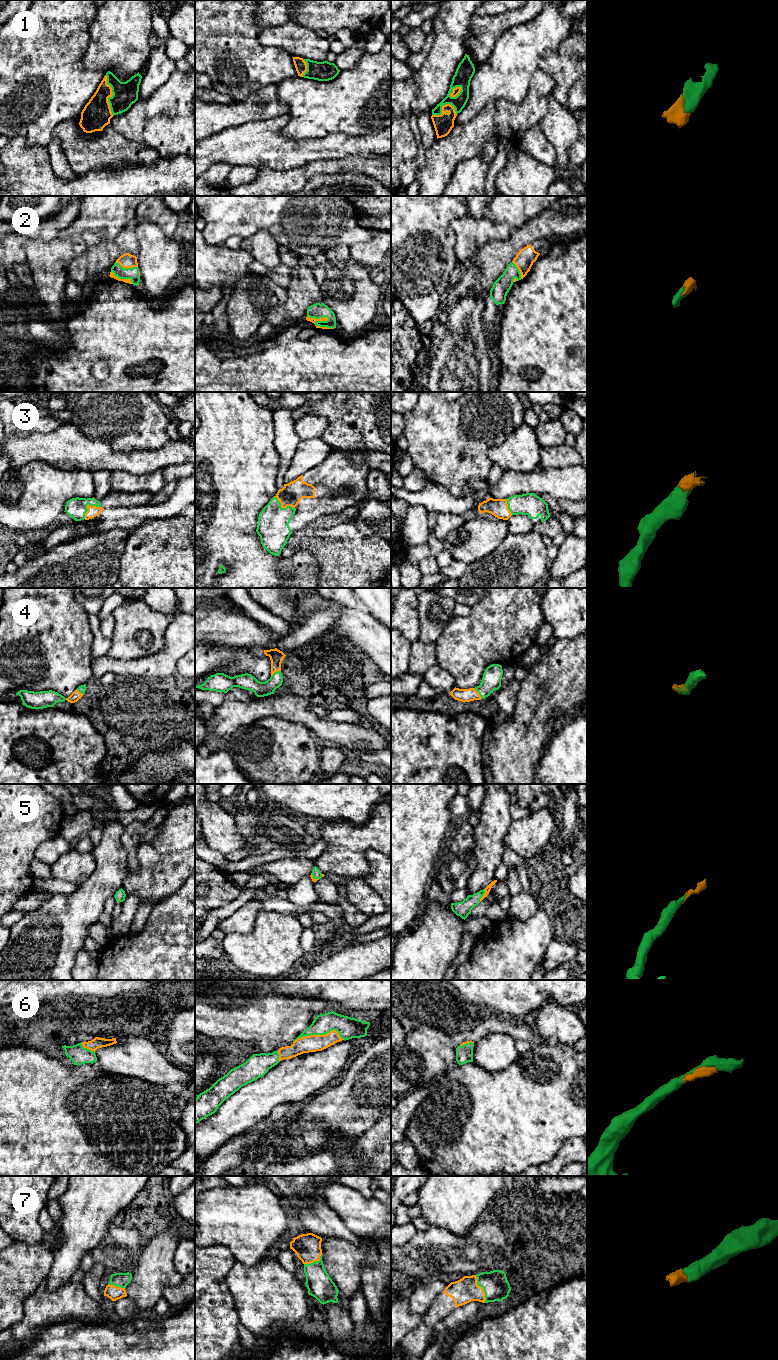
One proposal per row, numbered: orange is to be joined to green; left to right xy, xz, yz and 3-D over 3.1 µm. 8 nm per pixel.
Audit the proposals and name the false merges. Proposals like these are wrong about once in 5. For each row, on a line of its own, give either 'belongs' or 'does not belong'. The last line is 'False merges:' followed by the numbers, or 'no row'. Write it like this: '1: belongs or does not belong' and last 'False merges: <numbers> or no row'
1: belongs
2: belongs
3: belongs
4: belongs
5: belongs
6: belongs
7: belongs
False merges: no row

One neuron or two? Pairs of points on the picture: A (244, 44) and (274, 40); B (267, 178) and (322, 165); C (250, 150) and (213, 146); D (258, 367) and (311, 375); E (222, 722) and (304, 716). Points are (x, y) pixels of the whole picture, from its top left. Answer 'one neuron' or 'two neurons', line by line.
A: two neurons
B: one neuron
C: one neuron
D: one neuron
E: one neuron

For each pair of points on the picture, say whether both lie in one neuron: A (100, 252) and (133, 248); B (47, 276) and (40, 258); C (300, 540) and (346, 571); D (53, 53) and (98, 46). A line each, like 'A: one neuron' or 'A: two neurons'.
A: one neuron
B: one neuron
C: one neuron
D: two neurons

